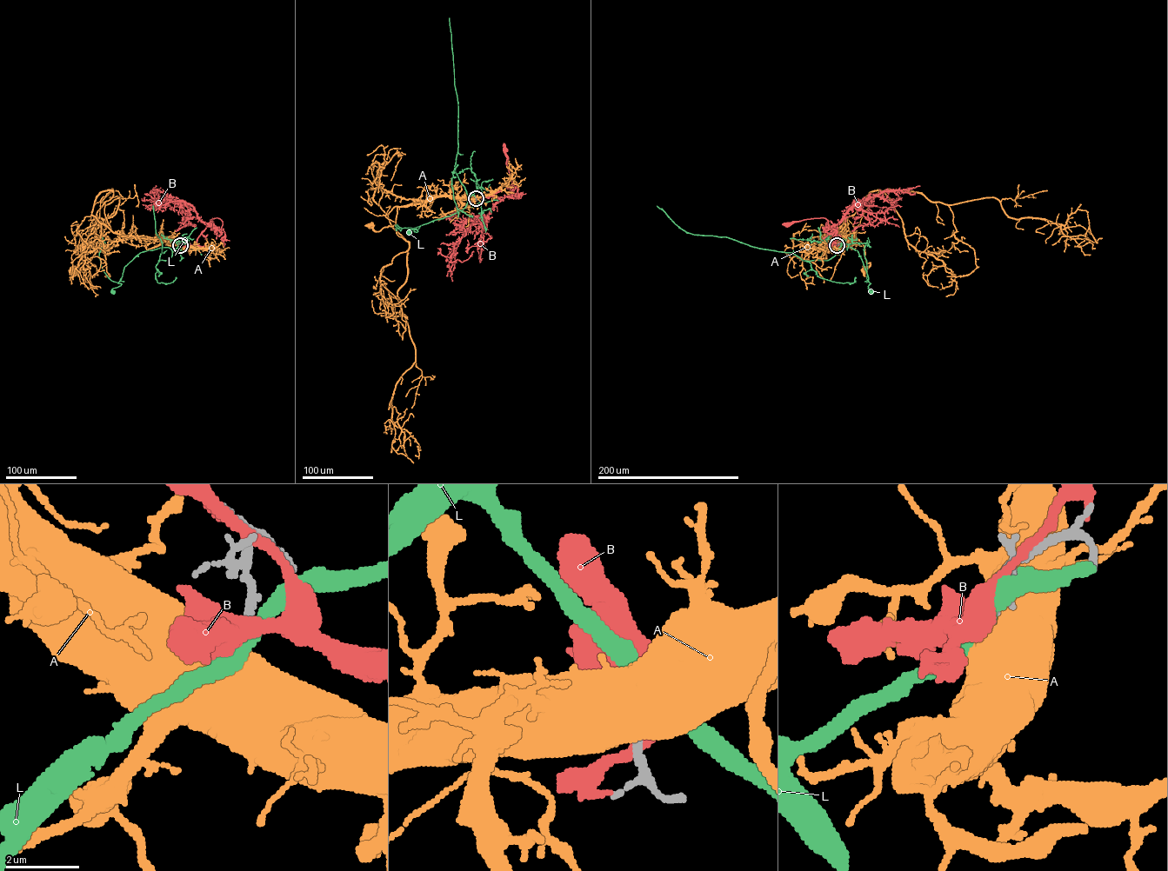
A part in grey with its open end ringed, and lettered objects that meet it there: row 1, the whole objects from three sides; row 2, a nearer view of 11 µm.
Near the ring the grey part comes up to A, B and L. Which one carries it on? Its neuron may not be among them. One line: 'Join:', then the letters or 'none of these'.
Join: A

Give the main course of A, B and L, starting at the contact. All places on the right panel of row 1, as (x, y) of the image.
A: (837, 245), (835, 237), (842, 234), (845, 223), (863, 245), (865, 262), (870, 262), (864, 270)
B: (837, 245), (835, 243), (837, 225), (824, 232), (829, 225), (826, 218), (804, 219), (788, 224)
L: (837, 245), (833, 248), (837, 251), (849, 247), (857, 251), (870, 283), (868, 286), (870, 291)

